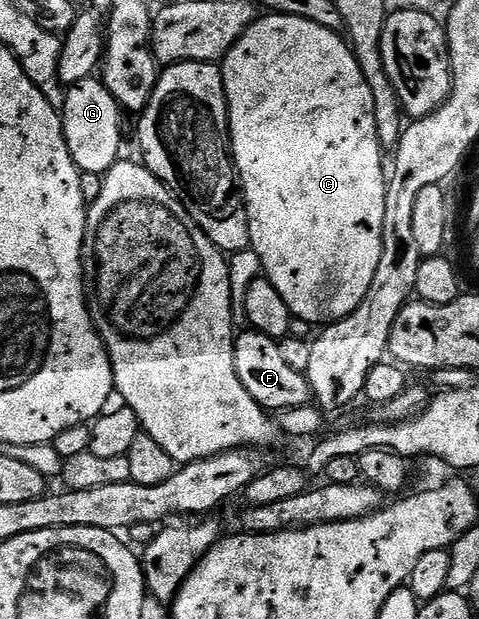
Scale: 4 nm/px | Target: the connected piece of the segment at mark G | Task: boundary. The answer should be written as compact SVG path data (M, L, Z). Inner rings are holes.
M90 78L83 82L75 82L74 84L68 85L64 95L65 103L59 109L61 125L65 131L67 150L71 150L71 158L75 162L75 166L81 169L82 172L90 172L91 174L104 174L108 172L122 155L121 116L123 116L123 109L121 105L108 92L105 83L102 83L97 78Z

